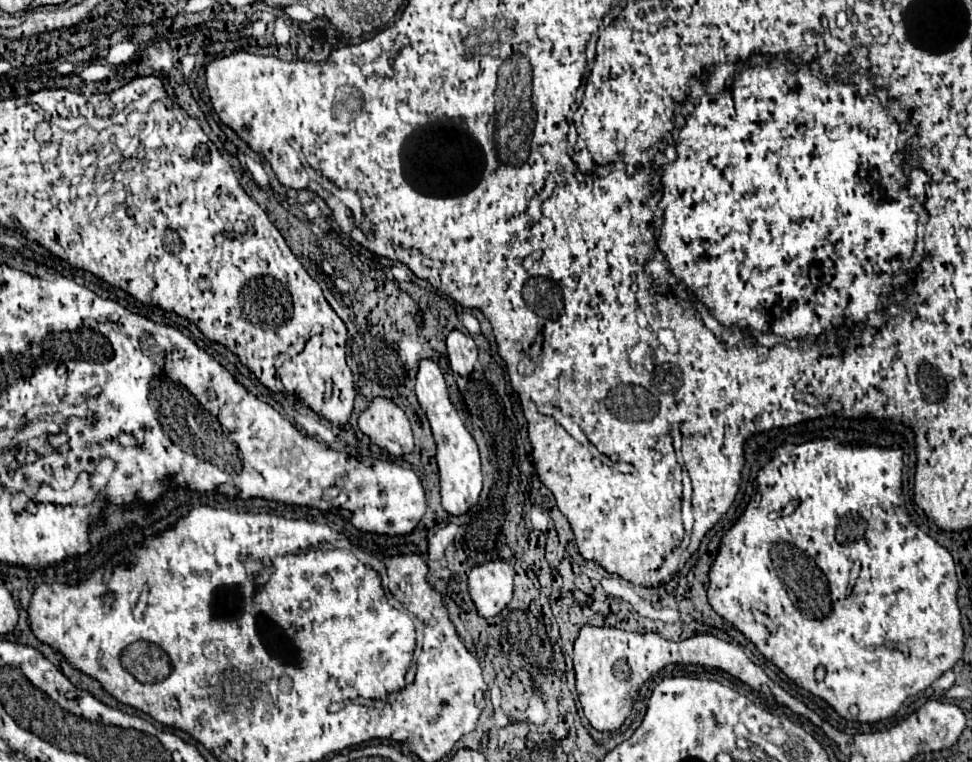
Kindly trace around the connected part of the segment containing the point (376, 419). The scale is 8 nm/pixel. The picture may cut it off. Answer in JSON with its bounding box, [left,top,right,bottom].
[360,398,414,456]

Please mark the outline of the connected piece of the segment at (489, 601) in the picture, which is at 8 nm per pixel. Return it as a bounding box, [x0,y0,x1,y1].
[470,560,512,617]

